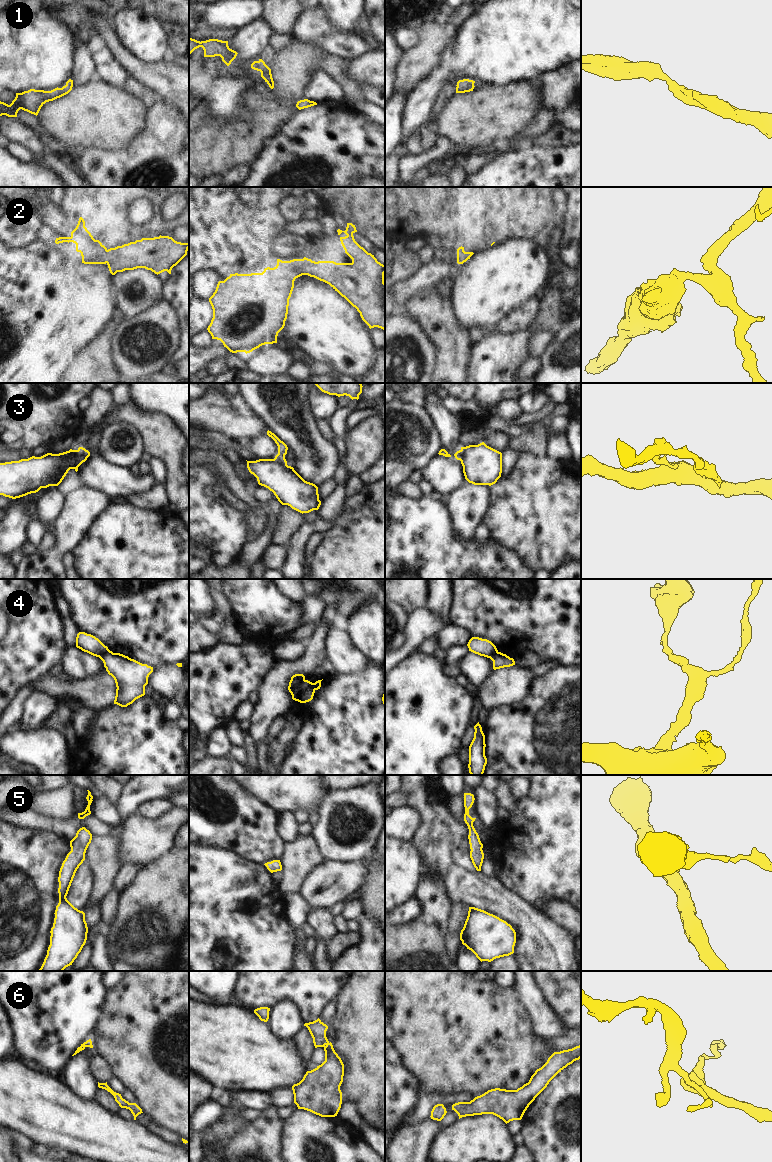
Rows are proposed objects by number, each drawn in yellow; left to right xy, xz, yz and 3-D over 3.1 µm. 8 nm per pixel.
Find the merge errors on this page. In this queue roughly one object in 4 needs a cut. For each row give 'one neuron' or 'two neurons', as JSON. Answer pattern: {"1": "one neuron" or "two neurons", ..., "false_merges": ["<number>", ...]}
{"1": "one neuron", "2": "one neuron", "3": "two neurons", "4": "two neurons", "5": "one neuron", "6": "one neuron", "false_merges": ["3", "4"]}

